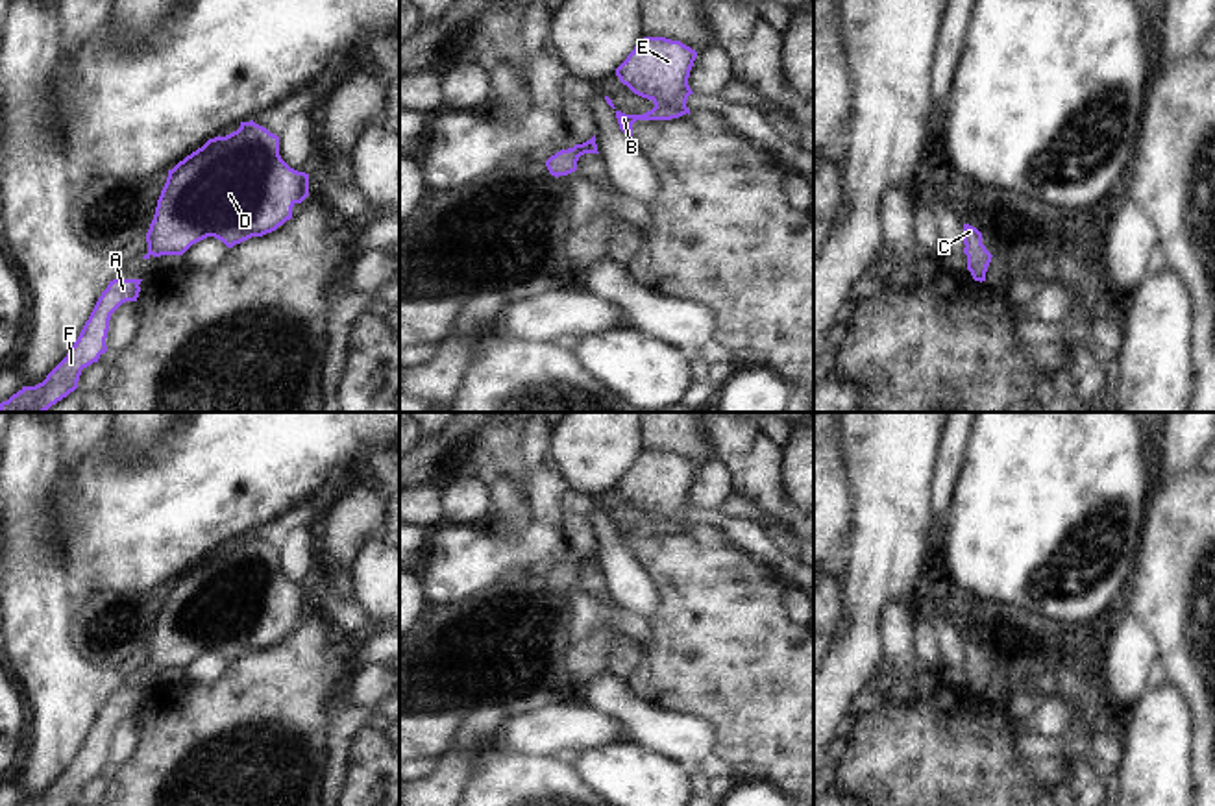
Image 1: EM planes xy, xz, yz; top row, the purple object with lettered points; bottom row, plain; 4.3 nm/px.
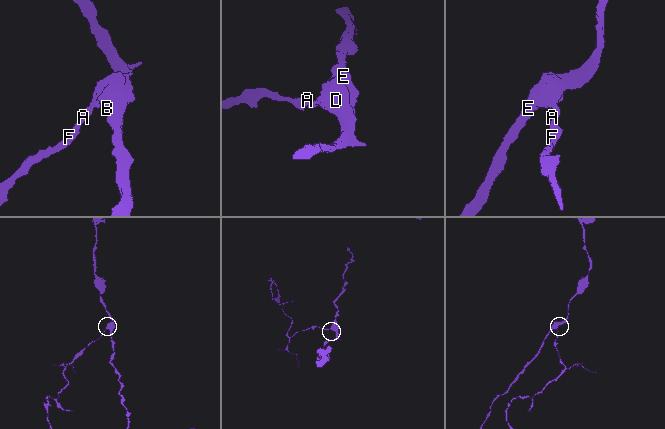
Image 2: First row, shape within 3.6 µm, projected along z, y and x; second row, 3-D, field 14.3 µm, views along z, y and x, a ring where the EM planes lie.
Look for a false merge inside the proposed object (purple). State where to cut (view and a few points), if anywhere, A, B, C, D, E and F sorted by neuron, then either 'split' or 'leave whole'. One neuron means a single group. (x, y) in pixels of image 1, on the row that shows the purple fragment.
cut none; groups A B C D E F; leave whole

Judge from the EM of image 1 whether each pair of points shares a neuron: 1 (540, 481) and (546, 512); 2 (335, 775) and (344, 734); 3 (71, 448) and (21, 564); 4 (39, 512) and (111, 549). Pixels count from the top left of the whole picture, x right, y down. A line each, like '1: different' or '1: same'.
1: same
2: same
3: different
4: different

